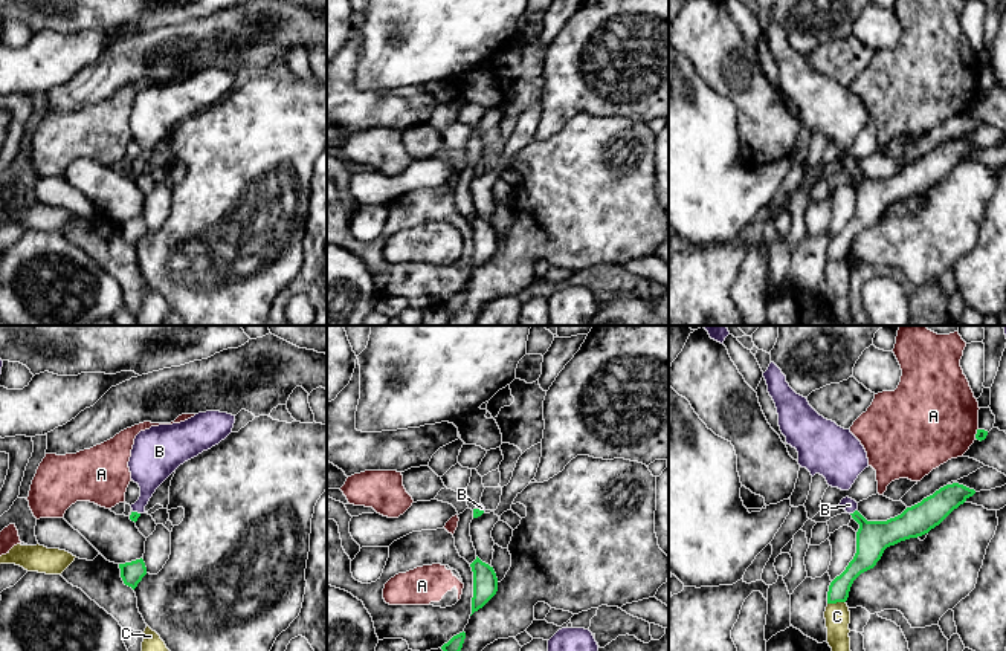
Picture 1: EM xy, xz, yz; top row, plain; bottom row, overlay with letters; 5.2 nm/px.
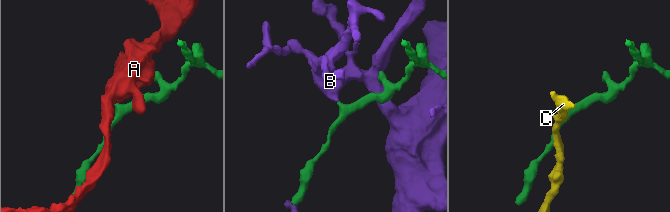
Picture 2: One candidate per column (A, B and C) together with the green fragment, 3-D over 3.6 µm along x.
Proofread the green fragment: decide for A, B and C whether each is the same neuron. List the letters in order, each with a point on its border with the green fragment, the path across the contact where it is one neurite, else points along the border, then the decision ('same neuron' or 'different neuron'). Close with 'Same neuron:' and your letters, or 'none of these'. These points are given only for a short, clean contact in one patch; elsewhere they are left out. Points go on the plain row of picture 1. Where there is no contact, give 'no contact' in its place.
A: yz (977, 90) | along yz (977, 86), (974, 95) | different neuron
B: yz (854, 170) | across yz (873, 194), (854, 170), (849, 162) | same neuron
C: yz (835, 260) | along yz (844, 259), (828, 262) | different neuron
Same neuron: B

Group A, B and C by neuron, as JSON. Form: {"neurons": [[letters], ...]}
{"neurons": [["A"], ["B"], ["C"]]}

